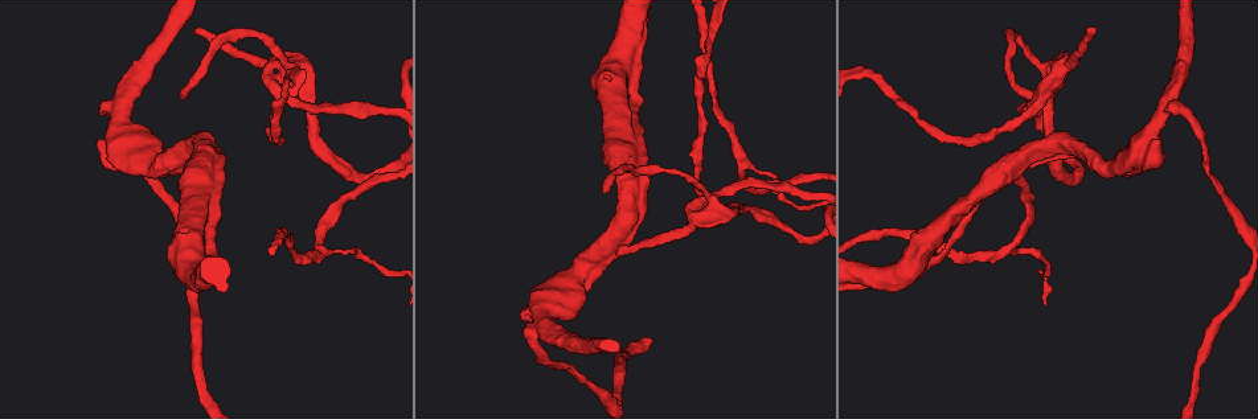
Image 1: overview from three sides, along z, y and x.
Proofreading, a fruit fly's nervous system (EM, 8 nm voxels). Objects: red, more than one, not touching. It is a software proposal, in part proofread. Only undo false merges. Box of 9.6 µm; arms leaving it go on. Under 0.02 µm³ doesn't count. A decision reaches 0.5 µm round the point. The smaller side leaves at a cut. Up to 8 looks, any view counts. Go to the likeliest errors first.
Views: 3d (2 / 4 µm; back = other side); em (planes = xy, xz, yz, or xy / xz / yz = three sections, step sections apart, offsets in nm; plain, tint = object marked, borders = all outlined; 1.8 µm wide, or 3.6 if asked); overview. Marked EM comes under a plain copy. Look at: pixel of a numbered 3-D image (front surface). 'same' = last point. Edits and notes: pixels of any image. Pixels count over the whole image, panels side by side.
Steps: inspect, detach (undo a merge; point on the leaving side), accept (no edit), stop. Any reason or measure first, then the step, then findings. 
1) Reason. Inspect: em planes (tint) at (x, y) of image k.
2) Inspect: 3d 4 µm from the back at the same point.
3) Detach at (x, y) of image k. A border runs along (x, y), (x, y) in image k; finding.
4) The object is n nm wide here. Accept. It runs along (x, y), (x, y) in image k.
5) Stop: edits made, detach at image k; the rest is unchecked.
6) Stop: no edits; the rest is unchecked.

Four arms meet. Inspect: em planes (borders) at (711, 215) of image 1.

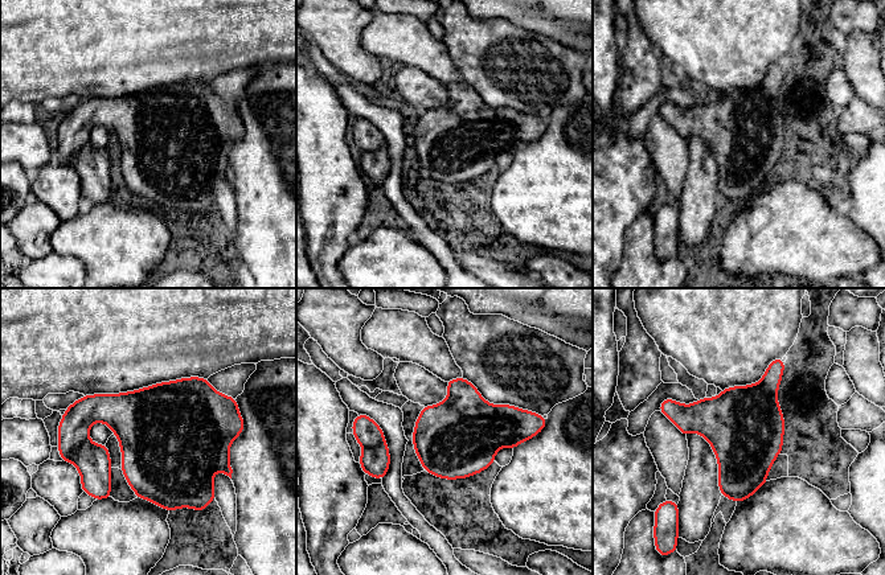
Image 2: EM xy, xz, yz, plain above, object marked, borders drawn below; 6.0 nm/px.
Accept. Continuous, no second neuron.

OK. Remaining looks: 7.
Sharp bend. Inspect: em planes (tint) at (209, 203) of image 1.

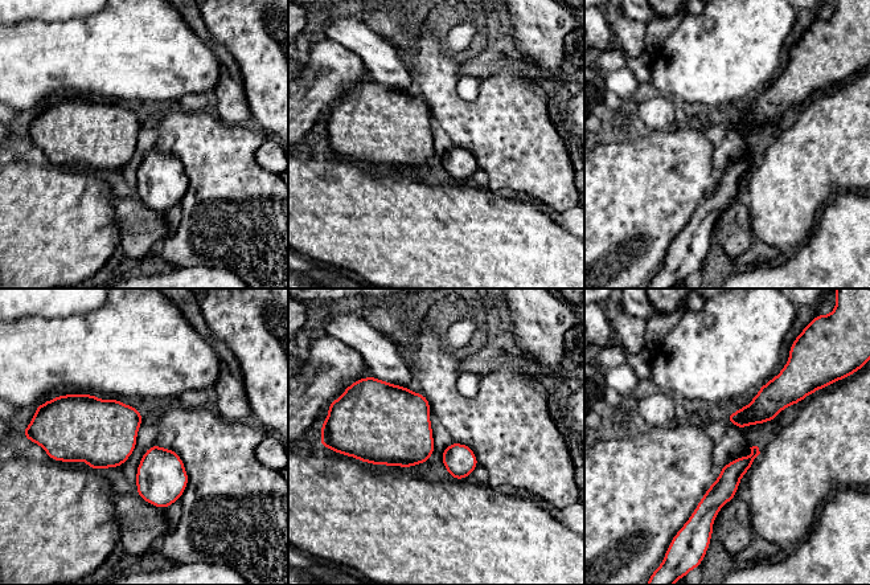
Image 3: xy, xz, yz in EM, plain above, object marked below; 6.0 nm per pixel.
Accept. One neuron here.

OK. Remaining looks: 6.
Thick turns thin. Inspect: em planes (tint) at (1001, 250) of image 1.

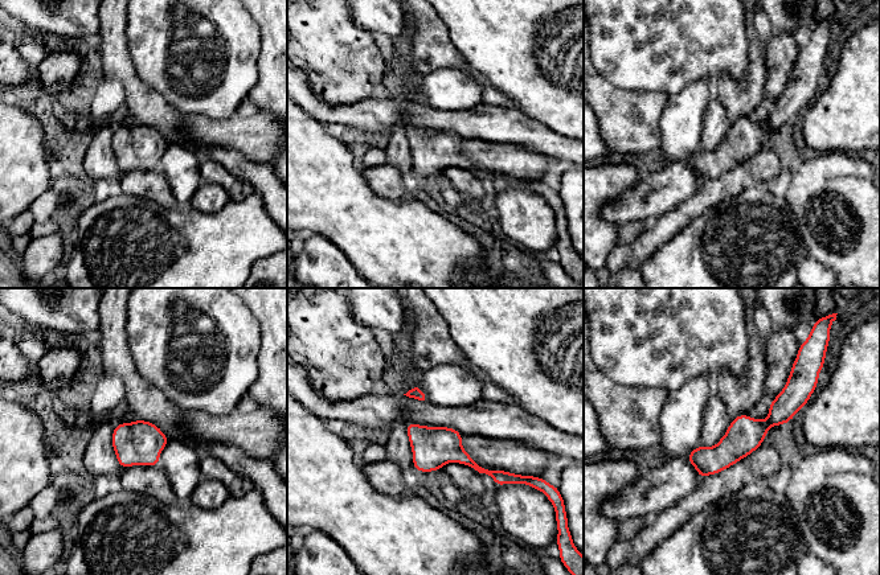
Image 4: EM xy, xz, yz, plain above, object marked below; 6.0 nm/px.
Accept. All the same neuron.

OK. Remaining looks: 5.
Branch point. Inspect: em planes (tint) at (1167, 109) of image 1.

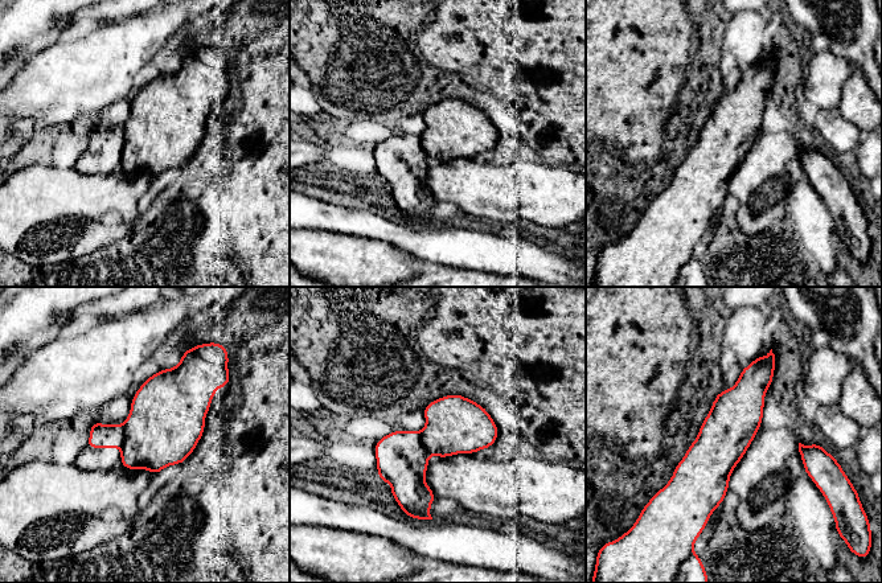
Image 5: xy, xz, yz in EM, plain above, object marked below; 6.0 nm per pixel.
The object is 320 nm wide here. Accept. One neuron here.

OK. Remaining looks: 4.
Stop: no edits; the rest is unchecked.

